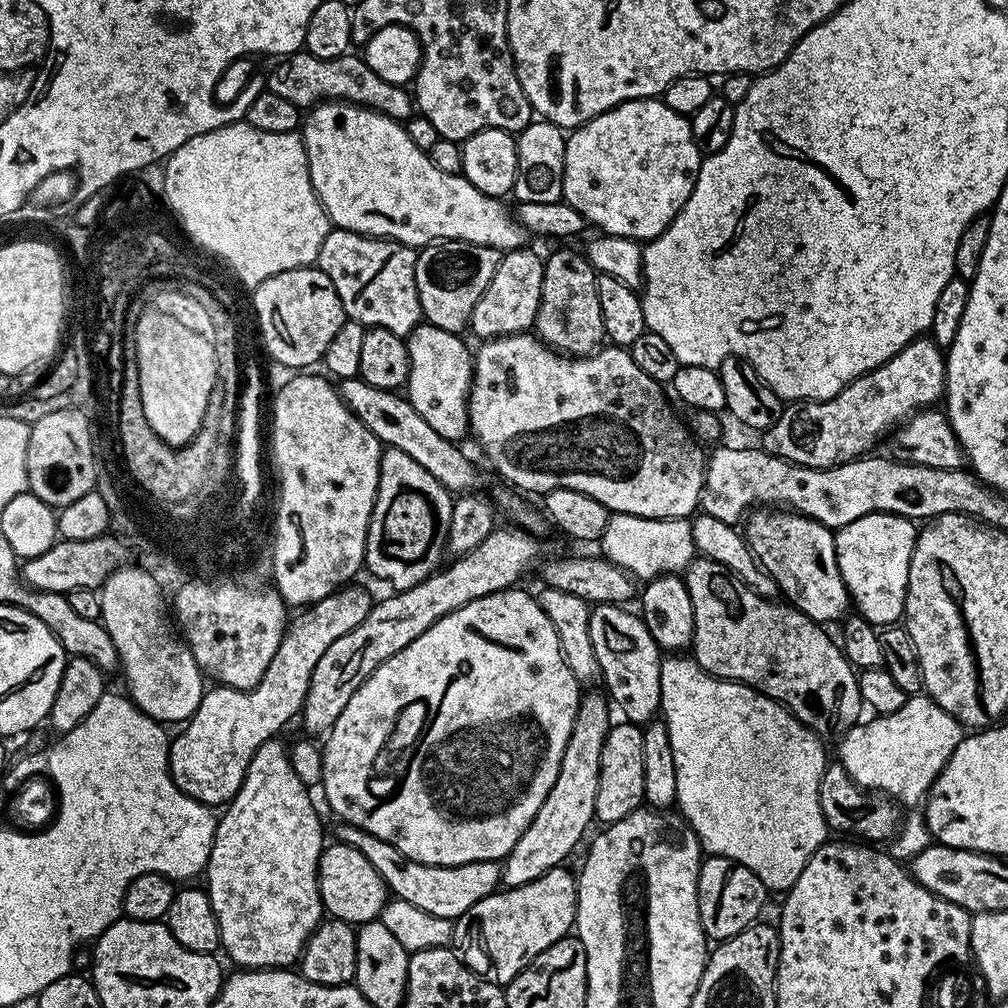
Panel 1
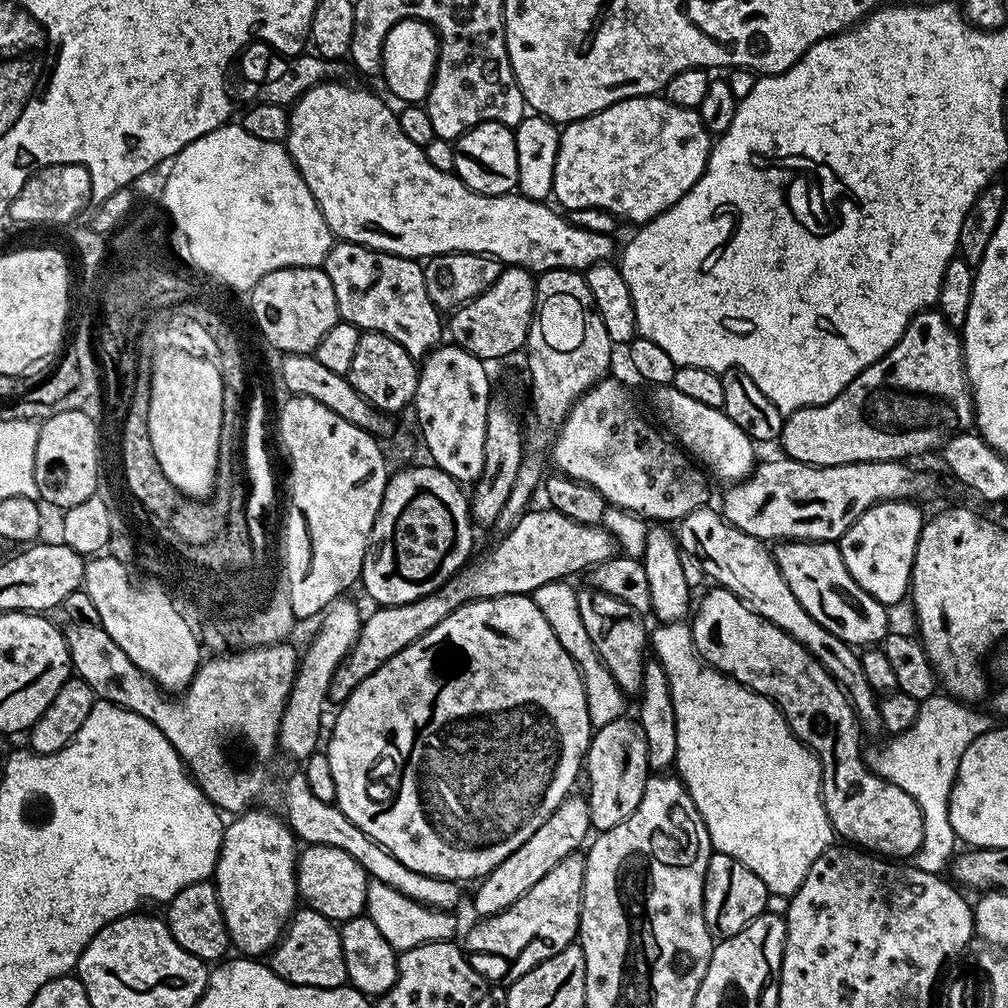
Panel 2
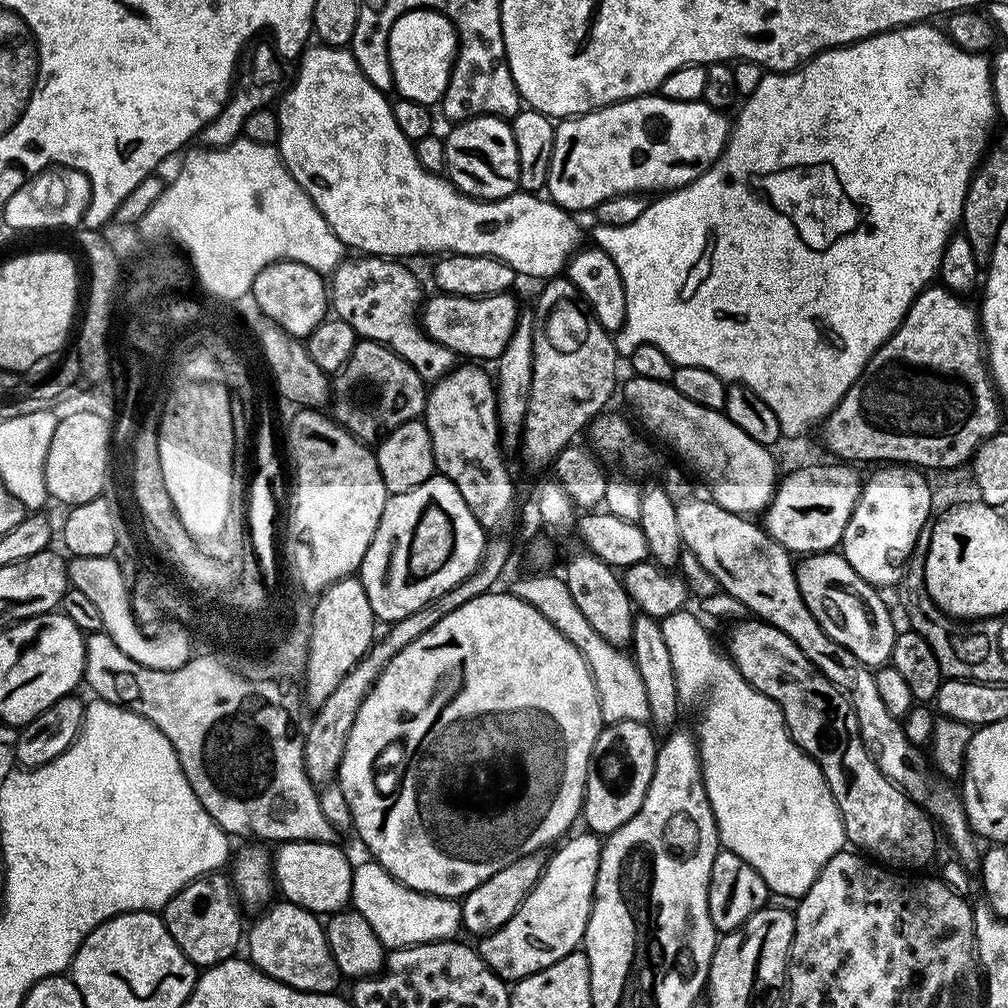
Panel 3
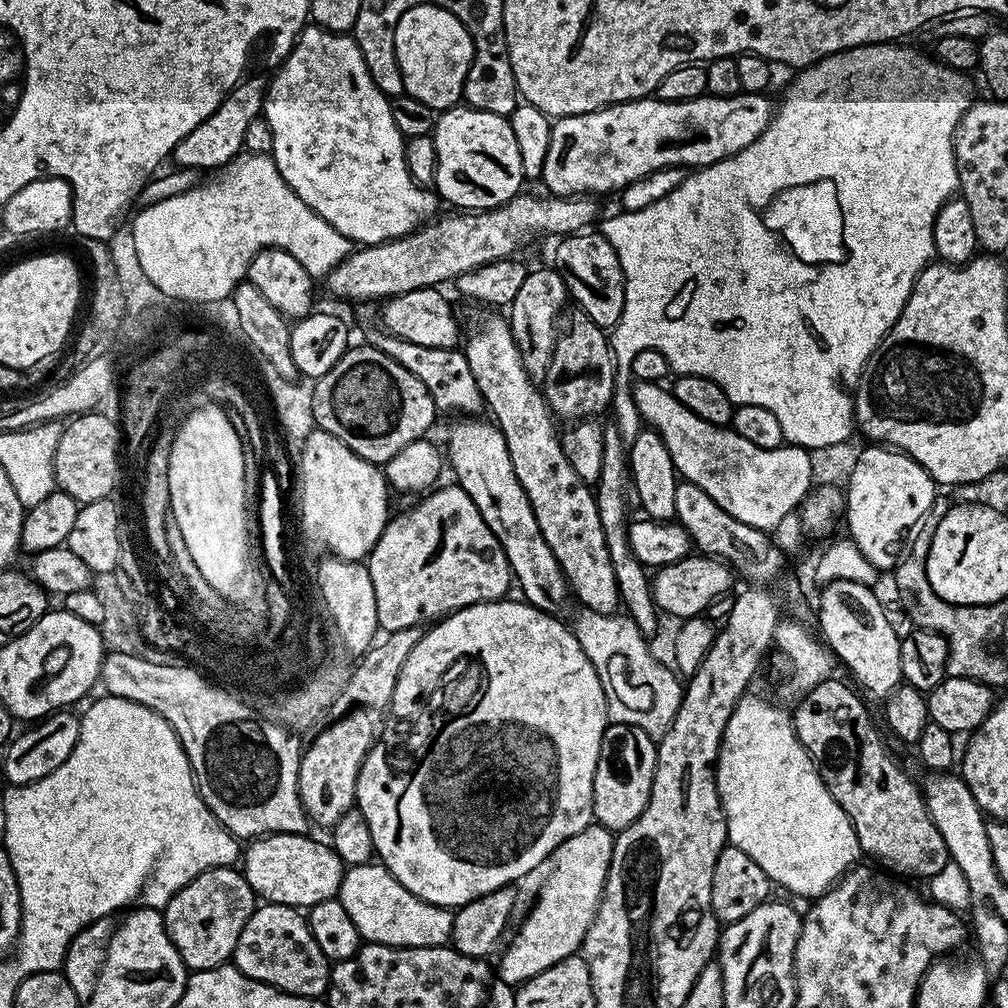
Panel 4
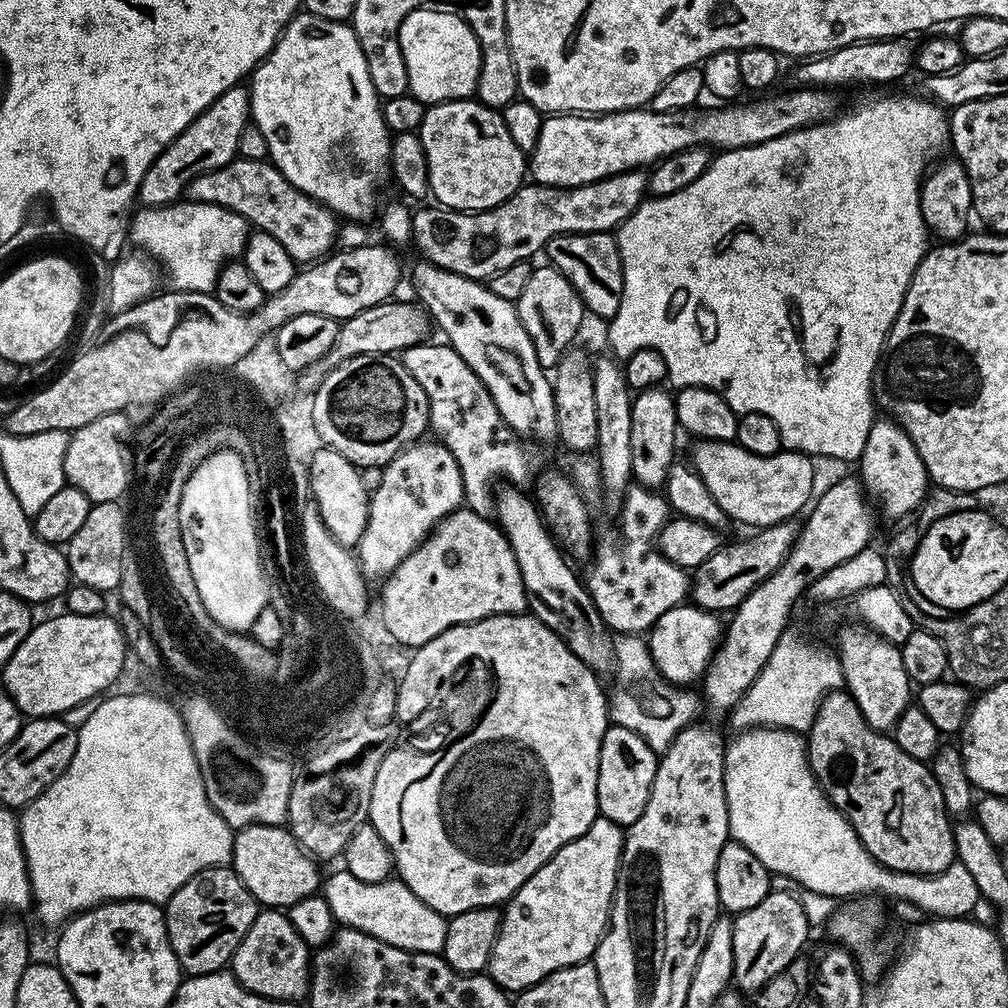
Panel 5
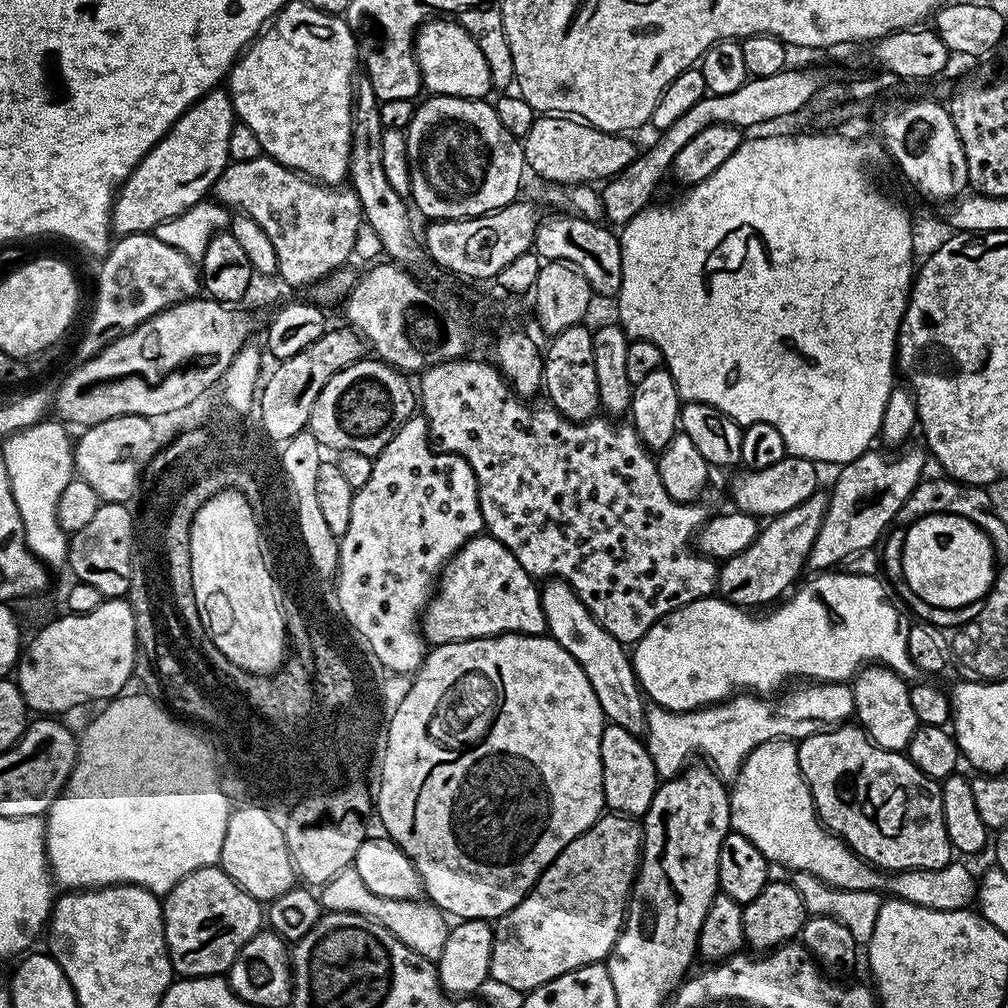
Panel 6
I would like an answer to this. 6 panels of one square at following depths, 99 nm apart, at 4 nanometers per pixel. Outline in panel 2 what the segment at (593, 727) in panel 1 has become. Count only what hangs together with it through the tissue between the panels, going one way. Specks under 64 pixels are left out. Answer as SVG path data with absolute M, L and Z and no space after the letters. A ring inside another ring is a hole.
M587 795L567 796L558 810L554 810L554 814L550 814L550 818L546 818L546 822L542 822L542 826L538 826L538 830L534 830L534 834L530 834L530 838L526 838L526 842L522 842L522 846L518 846L510 858L506 858L506 862L498 862L498 866L494 866L494 870L490 870L490 874L475 885L476 893L472 896L472 908L477 912L475 915L480 918L493 916L514 906L514 902L518 902L518 898L522 898L530 886L546 878L546 874L550 874L550 870L554 870L562 858L577 851L581 847L579 844L583 845L589 839L588 832L592 831Z

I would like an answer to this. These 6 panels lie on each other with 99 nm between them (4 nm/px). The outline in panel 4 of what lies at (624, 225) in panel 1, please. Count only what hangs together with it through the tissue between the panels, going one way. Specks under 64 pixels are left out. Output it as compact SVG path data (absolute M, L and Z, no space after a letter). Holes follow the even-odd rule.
M739 92L736 96L722 98L721 96L702 95L697 100L679 100L678 102L666 102L655 98L645 98L642 100L628 100L624 104L613 104L607 108L599 108L597 112L583 112L577 116L562 116L552 124L550 134L550 150L546 150L546 166L542 177L542 184L545 184L547 191L553 196L587 196L589 194L601 194L600 192L619 193L621 188L650 174L654 170L663 168L683 168L685 170L699 170L708 167L710 164L717 164L720 160L725 160L728 156L733 156L742 151L750 142L754 142L766 130L766 126L774 115L773 101L767 100L768 96L758 93Z

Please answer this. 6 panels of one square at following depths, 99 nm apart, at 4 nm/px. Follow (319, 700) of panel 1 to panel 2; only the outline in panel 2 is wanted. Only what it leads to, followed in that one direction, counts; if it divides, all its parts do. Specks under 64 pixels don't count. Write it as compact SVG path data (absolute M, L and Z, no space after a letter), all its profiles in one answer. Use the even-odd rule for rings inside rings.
M541 506L540 509L525 512L521 520L517 522L508 532L499 537L500 541L493 546L492 552L485 556L477 555L475 559L464 565L460 571L455 572L447 582L430 596L423 596L415 600L413 604L403 604L402 606L376 606L372 613L363 617L358 638L352 643L352 649L348 651L344 660L334 670L334 678L330 682L328 691L329 701L333 705L343 704L345 698L360 685L360 683L374 670L378 670L394 654L398 654L406 646L410 646L420 636L425 636L442 618L446 618L456 608L462 607L470 600L485 600L495 596L527 596L538 586L546 586L546 582L555 580L568 580L575 572L591 570L596 565L606 562L618 548L612 533L600 524L583 524L574 522L574 518L566 518L566 514L558 514L553 508Z

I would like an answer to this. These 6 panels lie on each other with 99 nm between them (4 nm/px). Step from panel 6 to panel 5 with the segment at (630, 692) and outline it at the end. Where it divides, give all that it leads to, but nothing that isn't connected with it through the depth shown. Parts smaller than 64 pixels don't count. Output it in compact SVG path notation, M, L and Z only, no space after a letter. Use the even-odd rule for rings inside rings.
M504 486L495 493L494 496L494 516L498 521L501 532L507 536L510 546L514 550L514 558L518 558L518 570L522 570L522 582L528 592L528 608L531 615L539 618L566 646L582 661L587 668L591 668L597 674L611 673L616 659L613 633L604 625L604 619L600 616L600 611L596 608L591 594L588 593L585 581L576 577L576 572L567 564L565 553L558 547L551 531L546 527L539 507L531 500L523 496L521 489L516 486Z

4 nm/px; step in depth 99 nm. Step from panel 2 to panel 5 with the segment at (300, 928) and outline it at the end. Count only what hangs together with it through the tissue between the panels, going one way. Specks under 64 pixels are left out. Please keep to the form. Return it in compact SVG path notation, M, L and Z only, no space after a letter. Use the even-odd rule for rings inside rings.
M260 910L250 930L246 930L246 938L234 950L230 971L243 988L267 1000L303 1001L312 984L312 957L308 944L302 942L302 934L294 930L287 914L280 910Z

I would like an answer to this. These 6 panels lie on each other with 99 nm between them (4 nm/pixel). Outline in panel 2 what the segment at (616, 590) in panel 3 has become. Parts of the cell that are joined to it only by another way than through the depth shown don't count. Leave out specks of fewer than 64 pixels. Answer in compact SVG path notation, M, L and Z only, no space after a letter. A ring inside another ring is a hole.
M585 586L584 589L581 587L576 597L578 614L582 614L586 634L590 634L590 642L594 642L594 650L598 650L598 658L602 658L606 670L610 670L614 682L618 682L624 693L639 693L644 661L650 648L650 628L649 625L644 625L645 617L636 612L634 606L618 598L612 598L610 594L591 586Z

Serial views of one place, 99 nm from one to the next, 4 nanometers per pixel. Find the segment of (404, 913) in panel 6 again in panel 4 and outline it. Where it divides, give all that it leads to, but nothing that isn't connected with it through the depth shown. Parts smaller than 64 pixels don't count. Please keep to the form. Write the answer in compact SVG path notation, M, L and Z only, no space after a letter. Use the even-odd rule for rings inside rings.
M379 862L351 865L342 878L338 899L342 906L346 906L346 914L350 914L354 926L358 926L361 941L395 948L443 948L451 941L453 909L431 904L410 894L410 890L406 890L406 886L402 886L402 882L398 882L398 878L394 878L394 874Z

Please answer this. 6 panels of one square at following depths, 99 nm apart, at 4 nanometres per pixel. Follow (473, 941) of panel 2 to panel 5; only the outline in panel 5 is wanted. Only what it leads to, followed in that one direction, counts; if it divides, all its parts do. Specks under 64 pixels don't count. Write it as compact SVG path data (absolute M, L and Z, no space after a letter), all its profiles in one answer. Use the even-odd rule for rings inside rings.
M597 815L596 821L578 838L562 846L526 882L522 882L512 899L503 905L500 929L488 959L487 975L502 989L519 994L525 988L533 988L560 968L591 961L598 942L608 928L612 913L612 899L616 893L616 879L620 869L620 855L624 849L625 829Z

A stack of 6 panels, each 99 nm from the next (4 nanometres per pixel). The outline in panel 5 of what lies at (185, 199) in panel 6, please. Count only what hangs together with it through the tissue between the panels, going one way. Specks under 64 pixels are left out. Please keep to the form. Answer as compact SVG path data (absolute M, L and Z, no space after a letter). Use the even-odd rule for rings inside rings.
M238 83L226 94L222 94L212 103L210 107L174 142L168 147L161 156L146 170L146 174L140 183L138 200L144 206L163 206L179 201L184 196L184 187L198 174L206 174L210 170L218 170L226 166L230 161L237 159L238 138L242 130L250 123L252 115L252 94L243 83Z

